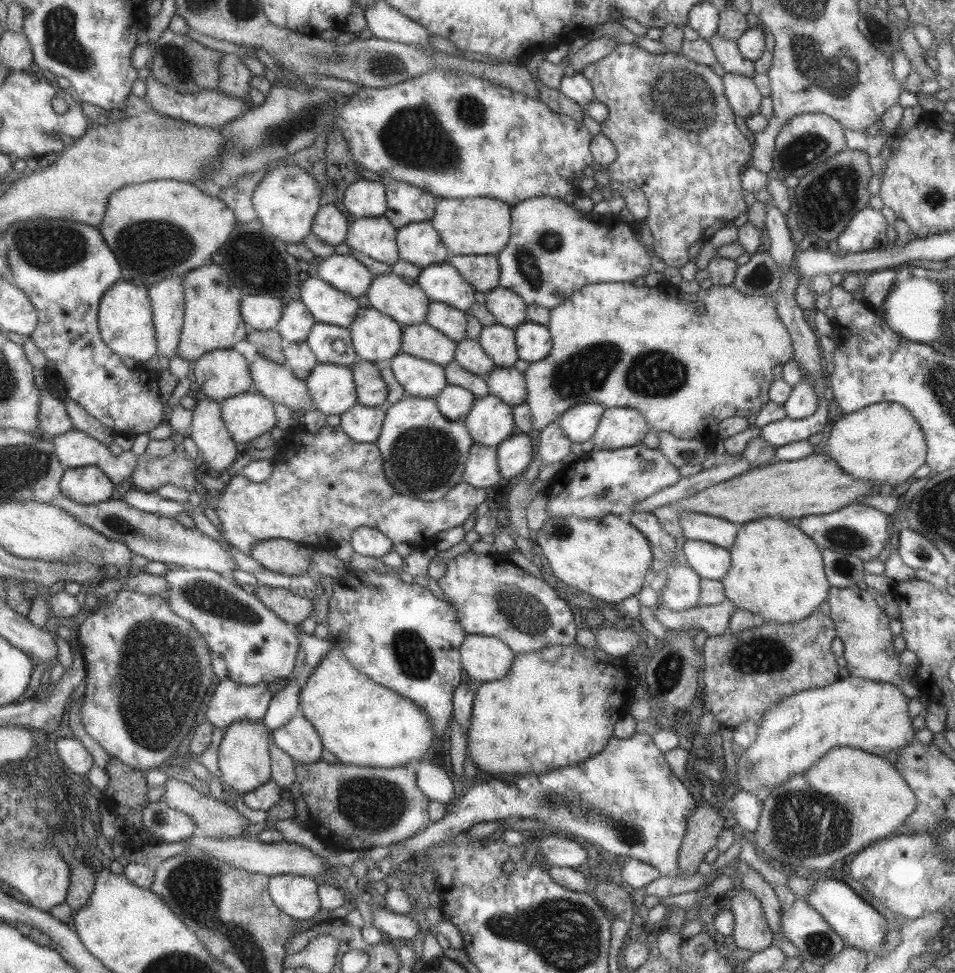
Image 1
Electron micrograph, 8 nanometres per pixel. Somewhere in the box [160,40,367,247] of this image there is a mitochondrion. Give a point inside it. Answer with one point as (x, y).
(284, 132)

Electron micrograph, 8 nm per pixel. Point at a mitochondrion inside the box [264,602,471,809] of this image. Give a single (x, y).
(414, 659)

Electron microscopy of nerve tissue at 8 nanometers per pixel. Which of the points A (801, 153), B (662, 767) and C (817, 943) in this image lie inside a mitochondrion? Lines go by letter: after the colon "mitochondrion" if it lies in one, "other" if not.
A: mitochondrion
B: other
C: mitochondrion

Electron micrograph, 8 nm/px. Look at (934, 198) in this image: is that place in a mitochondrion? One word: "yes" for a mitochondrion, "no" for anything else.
yes

